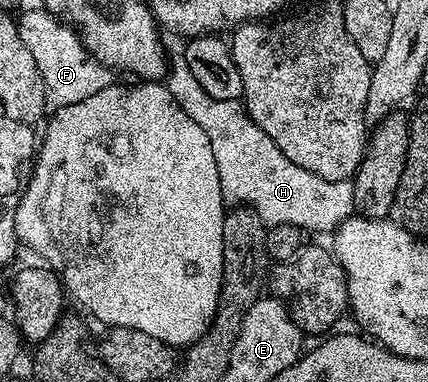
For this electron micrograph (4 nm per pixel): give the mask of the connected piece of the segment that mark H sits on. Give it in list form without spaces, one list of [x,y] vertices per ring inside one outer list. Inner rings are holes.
[[[165,30],[161,34],[162,46],[167,53],[166,86],[181,110],[190,119],[195,120],[208,136],[212,144],[212,155],[215,156],[216,169],[219,172],[220,191],[223,202],[230,207],[254,209],[268,227],[292,225],[304,229],[308,233],[332,233],[355,212],[355,187],[353,180],[330,181],[305,171],[299,164],[292,163],[286,155],[272,142],[264,131],[261,131],[248,115],[245,104],[240,100],[213,99],[204,91],[189,70],[186,57],[187,40],[181,34]]]

